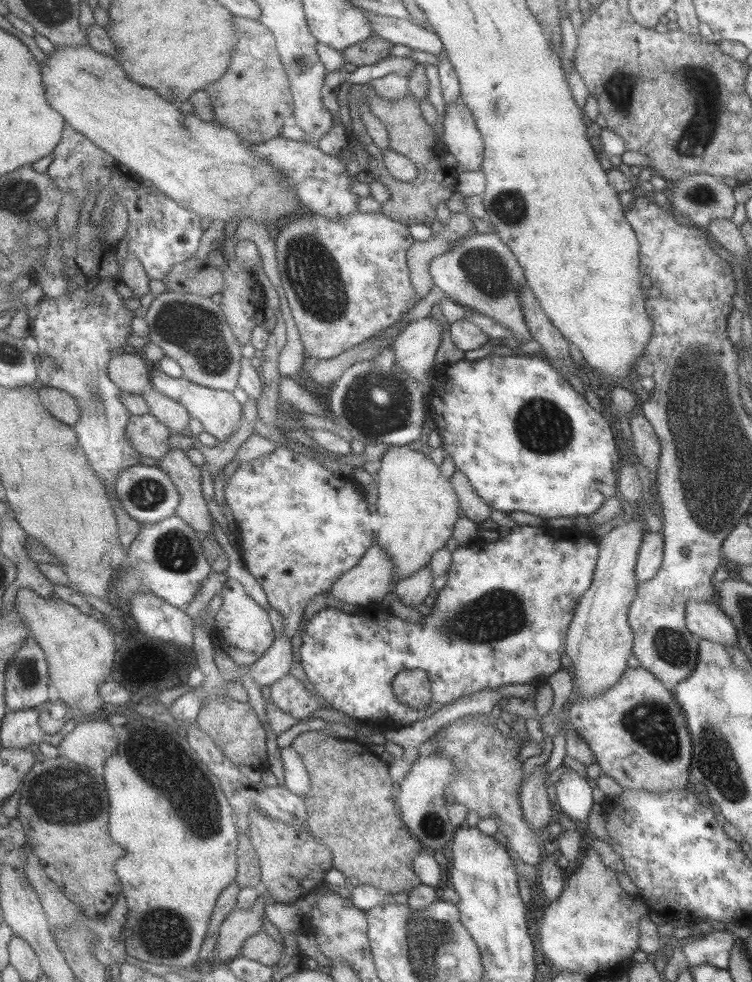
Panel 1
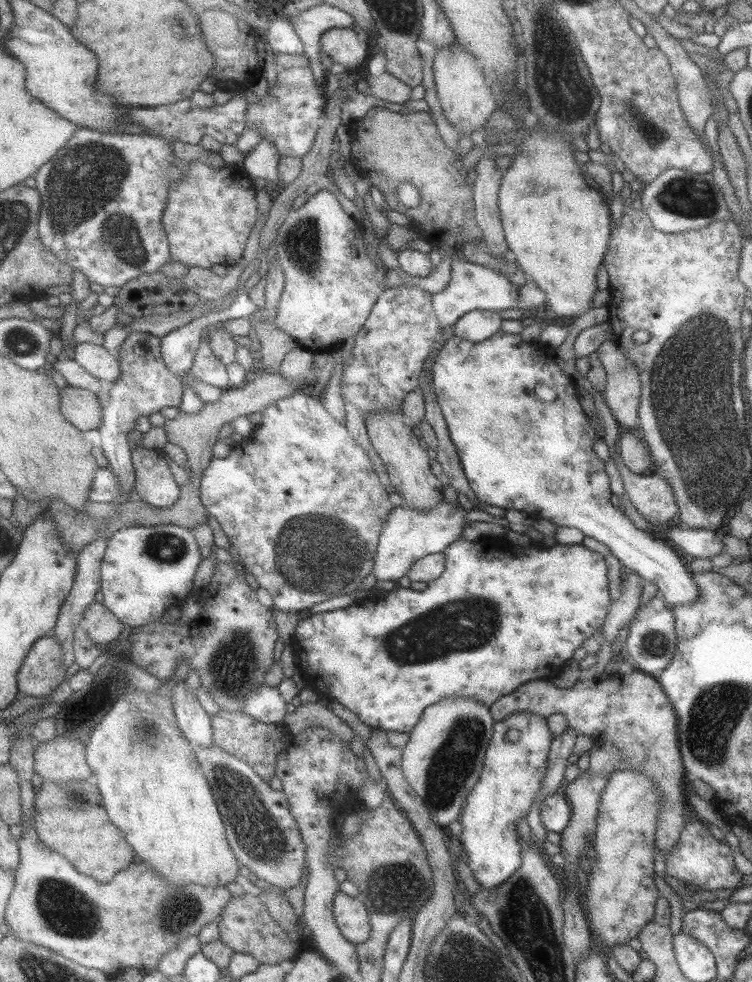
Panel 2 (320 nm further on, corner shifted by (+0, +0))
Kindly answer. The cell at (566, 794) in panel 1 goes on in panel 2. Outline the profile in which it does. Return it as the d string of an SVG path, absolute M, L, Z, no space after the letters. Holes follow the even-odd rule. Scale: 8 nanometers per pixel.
M561 791L547 795L539 804L539 823L549 832L561 833L571 818L571 806Z

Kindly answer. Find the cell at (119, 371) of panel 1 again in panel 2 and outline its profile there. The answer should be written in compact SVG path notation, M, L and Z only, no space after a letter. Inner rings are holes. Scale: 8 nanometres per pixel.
M89 342L76 343L73 361L91 377L104 379L110 383L119 378L119 362L115 354L103 346Z

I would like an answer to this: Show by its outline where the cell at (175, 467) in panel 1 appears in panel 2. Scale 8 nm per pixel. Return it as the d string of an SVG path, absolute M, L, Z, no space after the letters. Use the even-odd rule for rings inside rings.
M137 447L130 453L135 474L134 498L155 508L167 508L175 504L180 487L175 483L161 451ZM145 460L149 460L151 466L145 466Z

